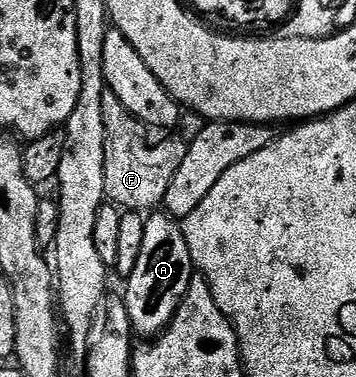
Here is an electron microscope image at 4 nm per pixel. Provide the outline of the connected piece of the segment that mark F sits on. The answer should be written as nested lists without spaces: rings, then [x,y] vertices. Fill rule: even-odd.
[[[109,89],[104,90],[101,100],[101,112],[105,112],[105,192],[104,199],[110,205],[118,206],[127,212],[151,212],[162,207],[165,192],[169,192],[169,184],[173,184],[173,176],[177,176],[177,168],[181,168],[181,160],[185,160],[187,144],[182,141],[178,133],[161,128],[153,128],[137,116],[133,116],[113,96]]]

